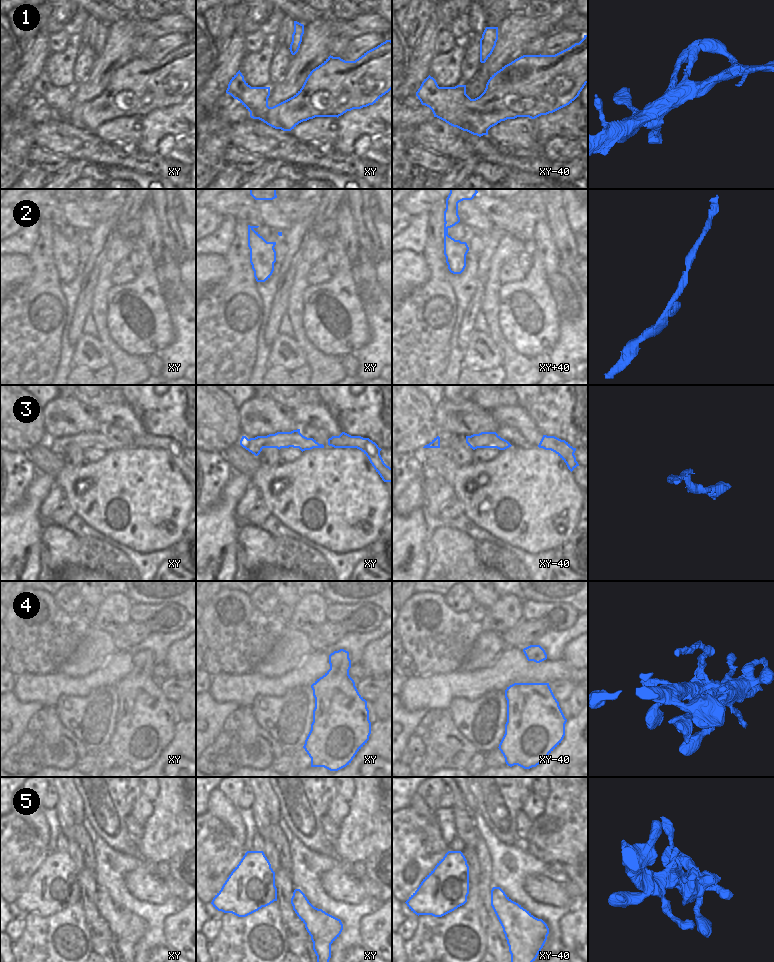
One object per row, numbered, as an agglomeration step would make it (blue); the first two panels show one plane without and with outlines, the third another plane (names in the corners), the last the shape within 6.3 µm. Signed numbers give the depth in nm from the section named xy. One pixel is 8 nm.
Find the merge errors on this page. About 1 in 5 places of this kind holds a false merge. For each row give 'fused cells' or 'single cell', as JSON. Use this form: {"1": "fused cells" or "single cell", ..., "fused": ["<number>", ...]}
{"1": "single cell", "2": "single cell", "3": "single cell", "4": "fused cells", "5": "single cell", "fused": ["4"]}

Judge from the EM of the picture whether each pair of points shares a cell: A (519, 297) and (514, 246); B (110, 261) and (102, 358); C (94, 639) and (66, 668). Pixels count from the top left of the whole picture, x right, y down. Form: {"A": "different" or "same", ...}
{"A": "different", "B": "different", "C": "same"}

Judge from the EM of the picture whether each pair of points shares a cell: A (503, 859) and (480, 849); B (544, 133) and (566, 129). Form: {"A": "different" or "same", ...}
{"A": "different", "B": "same"}

